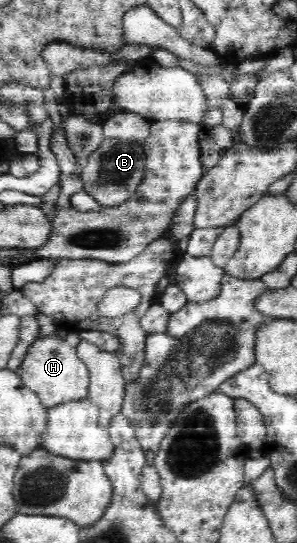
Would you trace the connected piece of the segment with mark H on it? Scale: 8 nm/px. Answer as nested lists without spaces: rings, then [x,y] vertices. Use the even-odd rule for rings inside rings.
[[[57,332],[46,338],[37,338],[28,348],[24,359],[19,376],[29,390],[39,395],[46,408],[87,399],[87,390],[90,388],[87,366],[78,357],[76,348],[69,346],[66,339],[57,337]]]

